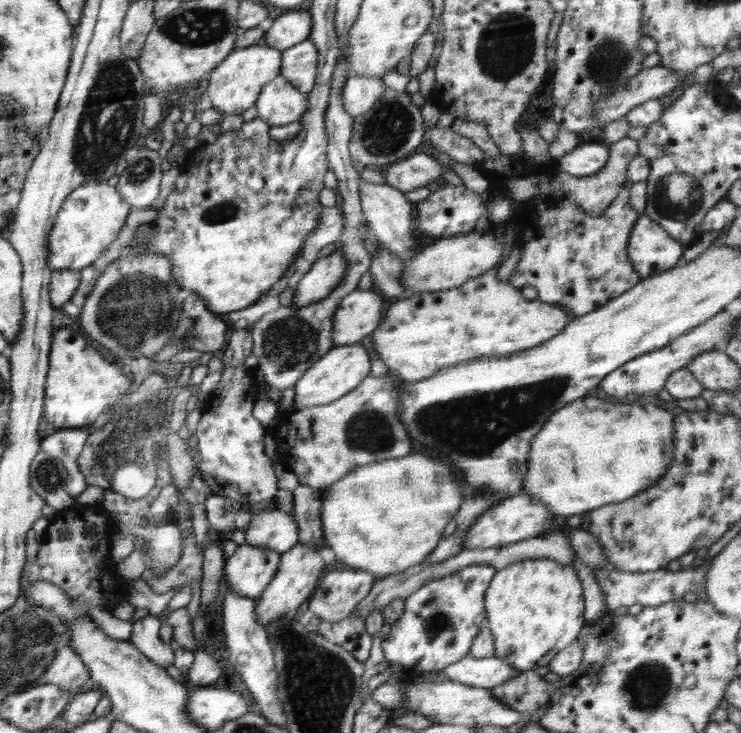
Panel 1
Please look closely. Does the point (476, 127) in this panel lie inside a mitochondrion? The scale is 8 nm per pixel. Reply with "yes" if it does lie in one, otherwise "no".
no

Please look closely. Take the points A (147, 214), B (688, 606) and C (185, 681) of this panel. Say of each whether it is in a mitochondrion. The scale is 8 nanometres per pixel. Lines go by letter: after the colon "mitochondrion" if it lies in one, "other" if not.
A: other
B: other
C: other

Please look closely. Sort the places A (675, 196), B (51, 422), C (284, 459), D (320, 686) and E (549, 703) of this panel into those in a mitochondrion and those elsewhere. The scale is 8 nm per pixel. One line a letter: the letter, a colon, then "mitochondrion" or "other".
A: mitochondrion
B: other
C: other
D: mitochondrion
E: other

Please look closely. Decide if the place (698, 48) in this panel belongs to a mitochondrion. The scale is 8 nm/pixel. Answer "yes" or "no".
no

